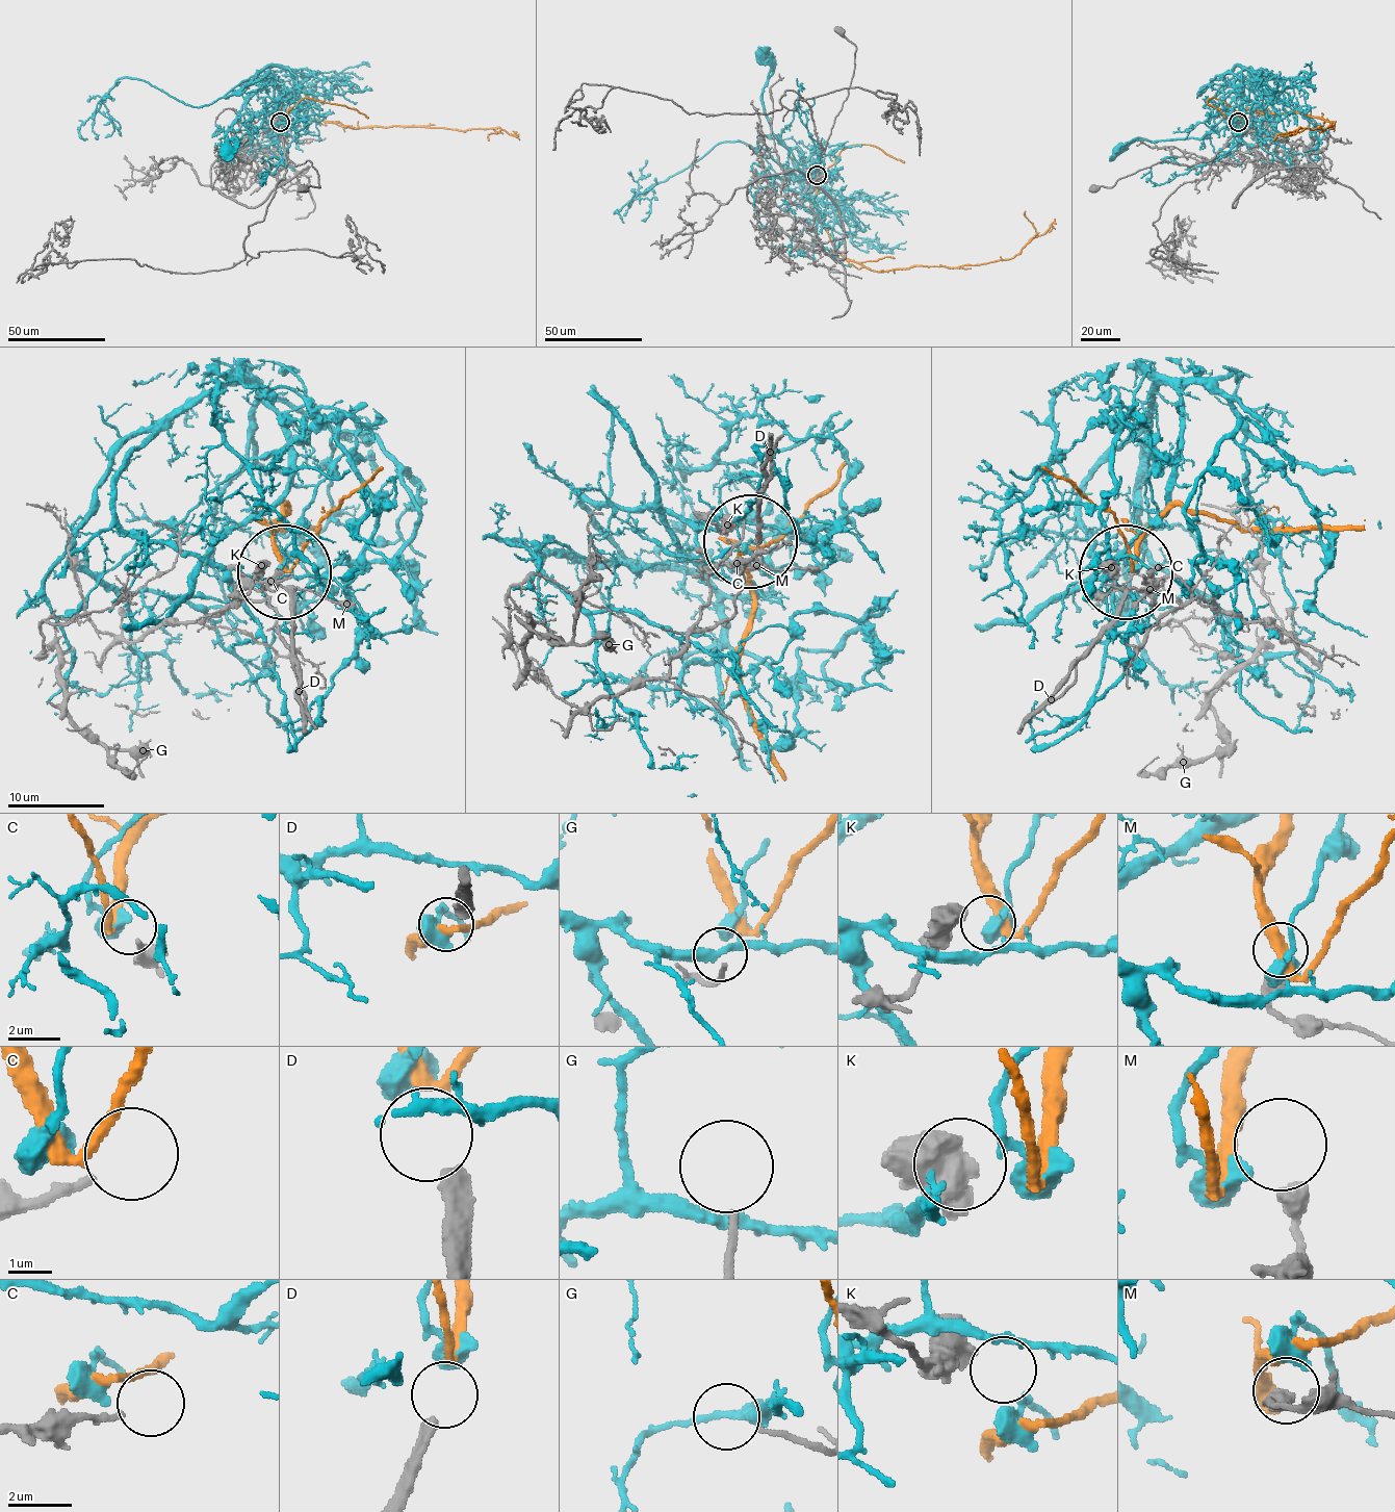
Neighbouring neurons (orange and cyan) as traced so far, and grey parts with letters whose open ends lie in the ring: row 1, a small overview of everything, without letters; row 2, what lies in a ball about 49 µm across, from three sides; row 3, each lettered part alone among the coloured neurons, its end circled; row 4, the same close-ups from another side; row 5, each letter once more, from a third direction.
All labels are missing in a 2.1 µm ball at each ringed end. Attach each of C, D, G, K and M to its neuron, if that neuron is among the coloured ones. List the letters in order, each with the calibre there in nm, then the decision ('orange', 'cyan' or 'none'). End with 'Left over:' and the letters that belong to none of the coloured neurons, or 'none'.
C: calibre 200 nm; none
D: calibre 420 nm; orange
G: calibre 170 nm; none
K: calibre 550 nm; cyan
M: calibre 480 nm; none
Left over: C, G, M

